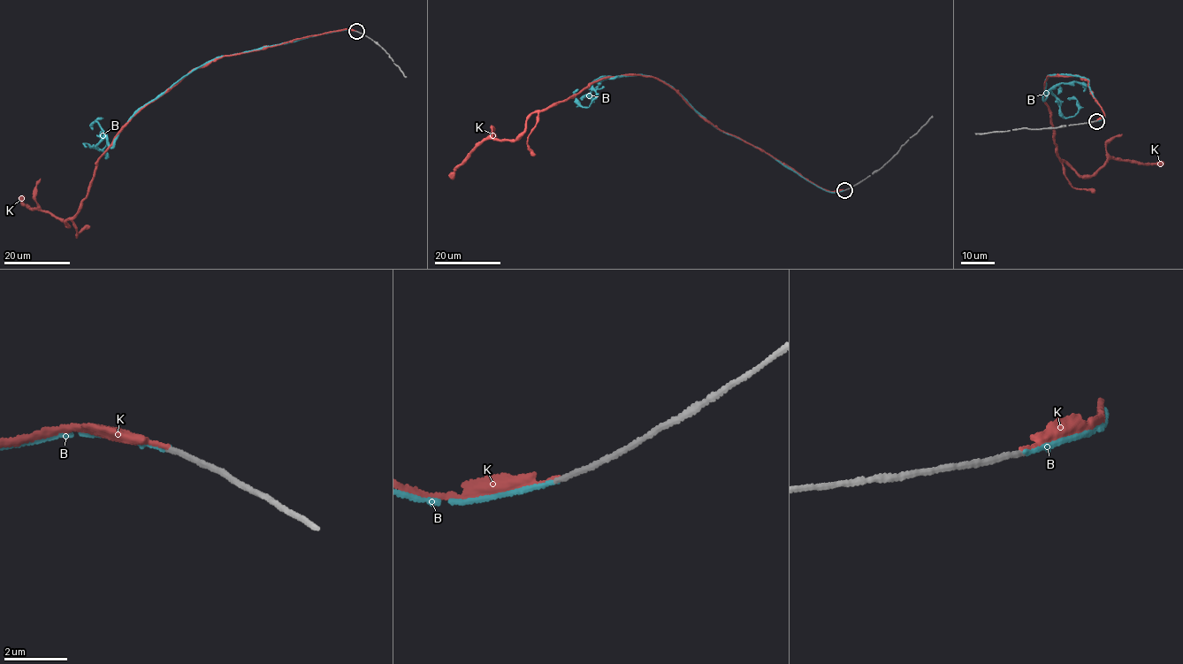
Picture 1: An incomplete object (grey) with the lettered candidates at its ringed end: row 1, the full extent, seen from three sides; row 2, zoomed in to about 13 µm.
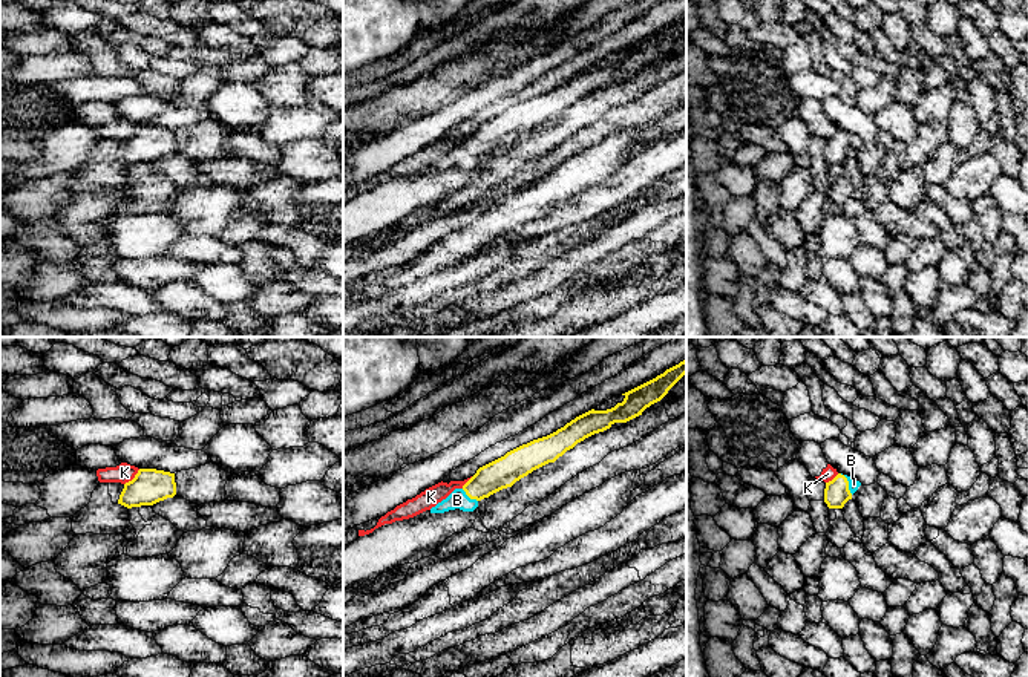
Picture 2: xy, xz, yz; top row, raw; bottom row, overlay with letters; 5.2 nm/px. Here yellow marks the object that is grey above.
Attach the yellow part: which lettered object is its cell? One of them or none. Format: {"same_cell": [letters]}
{"same_cell": ["B"]}

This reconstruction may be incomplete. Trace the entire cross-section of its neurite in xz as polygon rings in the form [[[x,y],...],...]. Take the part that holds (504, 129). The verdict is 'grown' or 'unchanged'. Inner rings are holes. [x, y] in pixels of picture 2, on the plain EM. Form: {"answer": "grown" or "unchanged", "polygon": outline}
{"answer": "grown", "polygon": [[[686,17],[666,26],[656,35],[622,51],[625,55],[607,67],[588,67],[556,89],[522,101],[504,113],[480,124],[461,144],[431,165],[431,170],[444,170],[460,165],[473,168],[478,159],[490,152],[512,144],[533,127],[555,119],[567,107],[585,95],[610,86],[614,80],[627,80],[660,58],[668,47],[686,31]]]}

